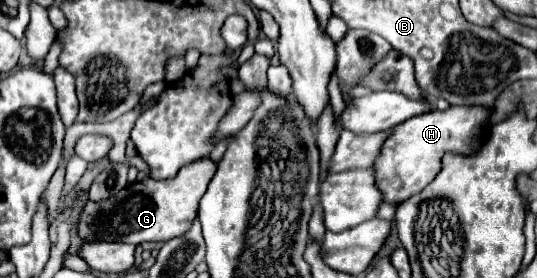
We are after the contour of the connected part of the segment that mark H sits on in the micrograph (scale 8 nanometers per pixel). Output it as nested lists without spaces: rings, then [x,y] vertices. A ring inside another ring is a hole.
[[[450,106],[448,110],[430,110],[420,116],[412,116],[392,128],[374,162],[374,178],[384,202],[400,204],[408,196],[414,196],[424,186],[428,186],[436,172],[440,172],[440,160],[444,152],[472,152],[478,144],[486,118],[488,108]]]

